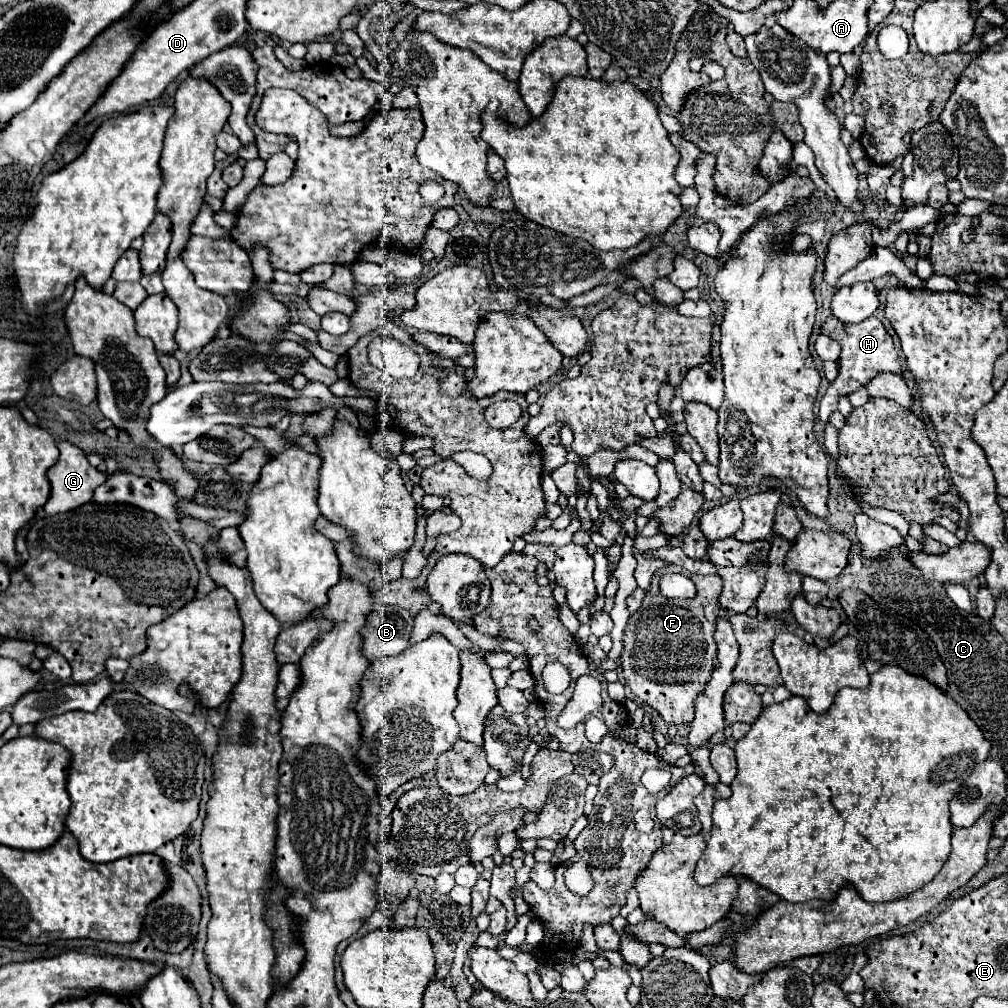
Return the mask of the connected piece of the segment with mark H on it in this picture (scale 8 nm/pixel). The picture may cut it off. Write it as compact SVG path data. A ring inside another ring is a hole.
M829 316L825 326L821 328L821 332L841 344L839 376L829 384L825 396L821 398L821 406L819 406L819 418L823 422L827 422L833 412L837 412L837 402L841 396L849 396L857 388L867 386L877 374L881 374L881 372L891 372L891 374L899 374L899 376L903 374L899 356L893 346L893 338L889 336L885 326L875 316L871 316L859 324L843 324L843 322L837 322L837 318Z

